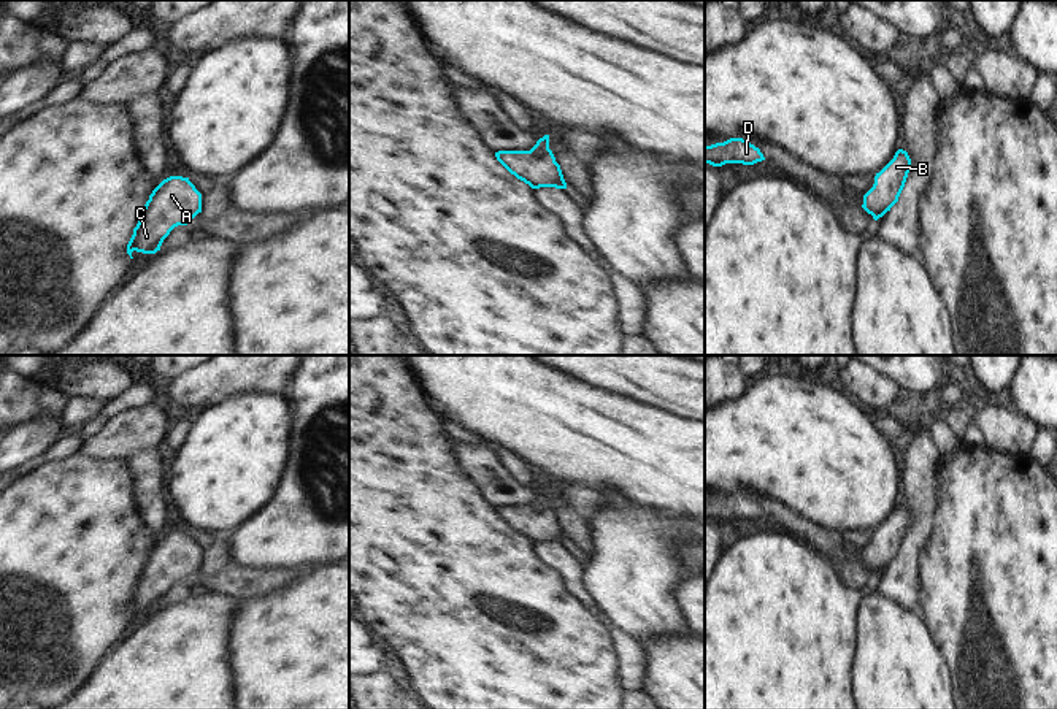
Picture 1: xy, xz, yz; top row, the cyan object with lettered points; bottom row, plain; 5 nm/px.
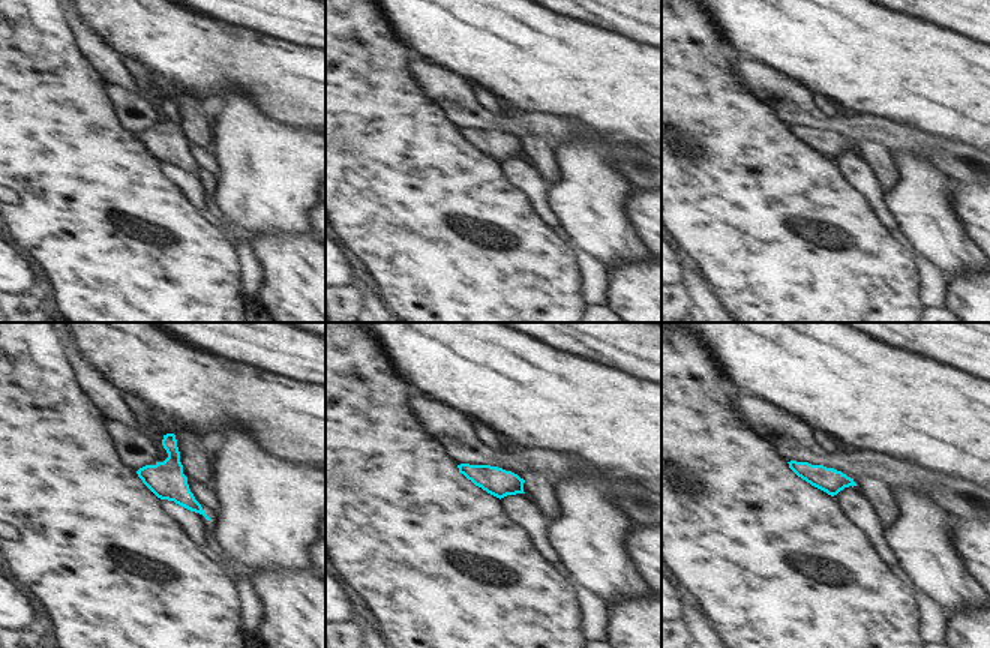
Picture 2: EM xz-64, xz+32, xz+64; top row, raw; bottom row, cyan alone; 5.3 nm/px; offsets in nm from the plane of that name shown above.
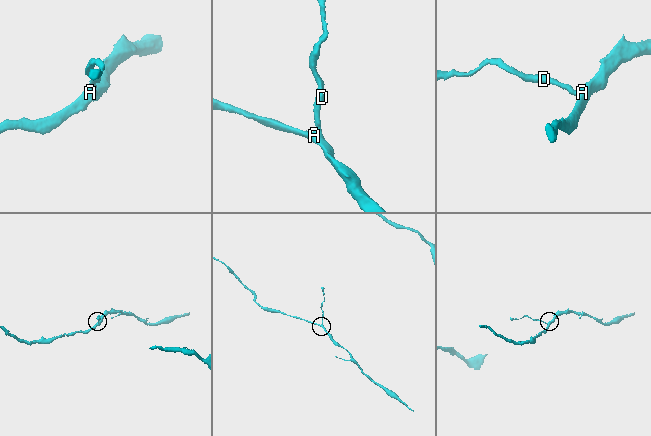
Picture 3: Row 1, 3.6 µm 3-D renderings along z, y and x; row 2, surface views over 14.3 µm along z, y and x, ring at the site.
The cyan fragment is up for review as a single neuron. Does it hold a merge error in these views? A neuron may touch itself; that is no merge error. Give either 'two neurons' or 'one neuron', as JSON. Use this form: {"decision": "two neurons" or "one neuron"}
{"decision": "one neuron"}

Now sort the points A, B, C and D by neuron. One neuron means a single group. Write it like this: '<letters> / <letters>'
A B C D

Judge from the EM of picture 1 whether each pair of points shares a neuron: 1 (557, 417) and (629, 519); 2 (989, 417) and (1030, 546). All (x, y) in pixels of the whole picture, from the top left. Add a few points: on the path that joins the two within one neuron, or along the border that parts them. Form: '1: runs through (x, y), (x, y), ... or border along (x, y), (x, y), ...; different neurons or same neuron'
1: border along (603, 490), (618, 490), (645, 506); different neurons
2: border along (987, 446), (1016, 457), (1029, 456); different neurons

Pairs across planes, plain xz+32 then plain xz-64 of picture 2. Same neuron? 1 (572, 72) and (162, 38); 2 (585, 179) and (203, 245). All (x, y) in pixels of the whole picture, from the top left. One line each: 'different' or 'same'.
1: same
2: different

